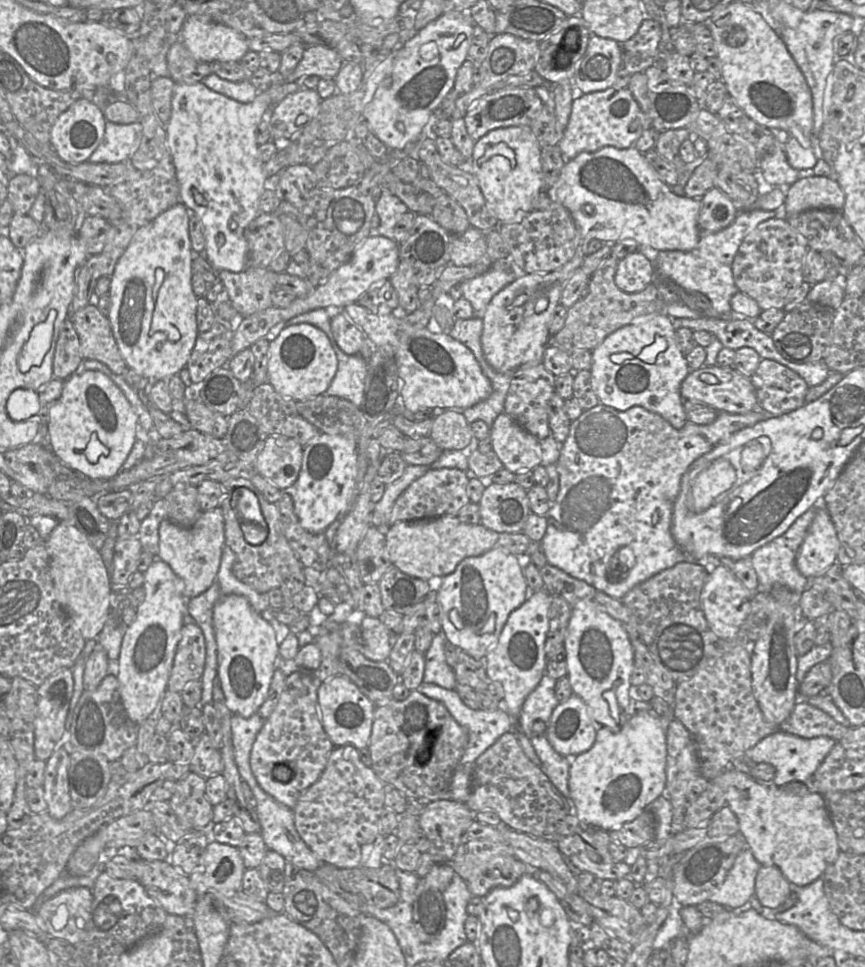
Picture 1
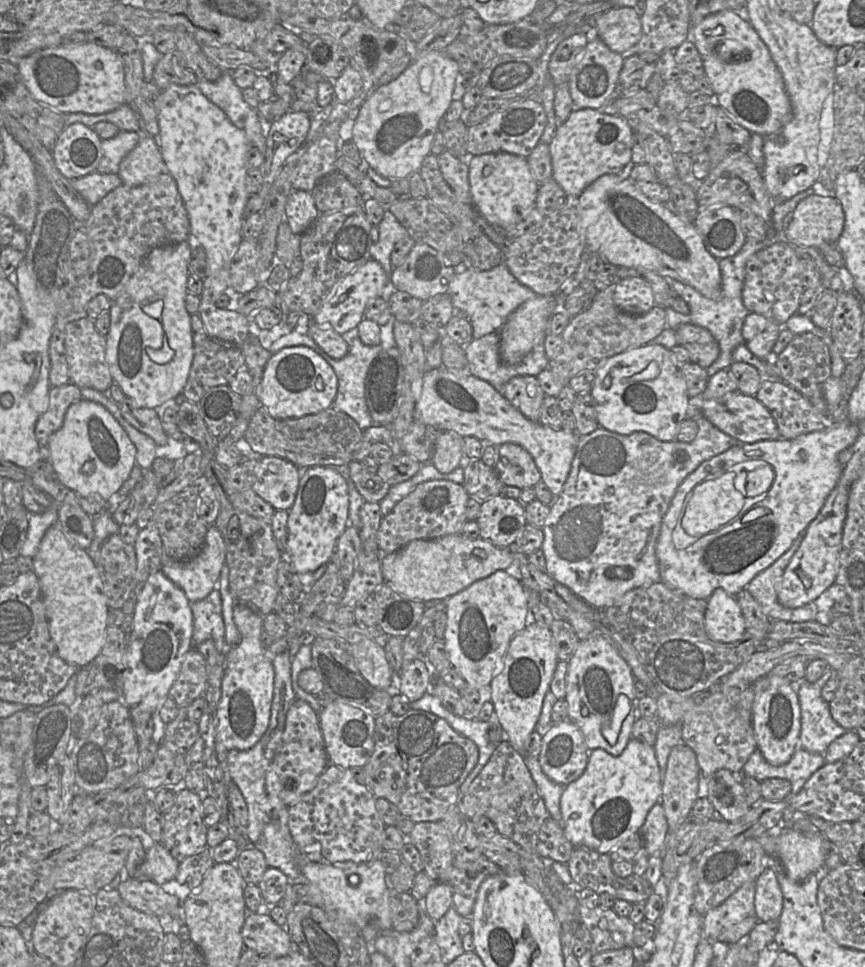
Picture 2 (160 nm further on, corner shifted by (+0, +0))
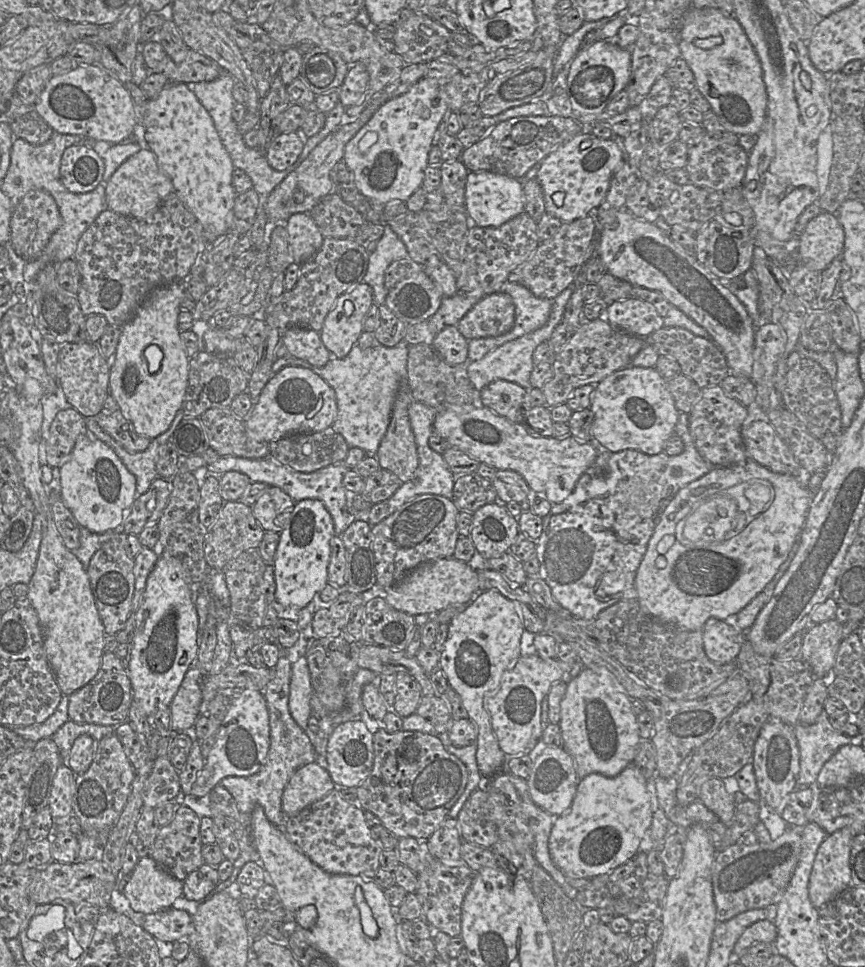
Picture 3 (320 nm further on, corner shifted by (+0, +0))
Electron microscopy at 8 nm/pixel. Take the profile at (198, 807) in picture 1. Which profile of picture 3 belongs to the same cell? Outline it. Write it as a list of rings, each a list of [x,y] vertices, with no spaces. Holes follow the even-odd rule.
[[[185,804],[180,805],[172,821],[160,827],[156,840],[149,849],[149,855],[156,863],[180,881],[184,881],[190,873],[204,864],[201,819],[192,808]]]

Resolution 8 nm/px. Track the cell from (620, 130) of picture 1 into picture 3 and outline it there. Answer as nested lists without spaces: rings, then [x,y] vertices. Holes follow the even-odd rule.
[[[582,131],[548,154],[538,165],[536,174],[544,193],[545,212],[562,223],[593,214],[605,198],[612,176],[624,162],[619,140],[600,139]]]

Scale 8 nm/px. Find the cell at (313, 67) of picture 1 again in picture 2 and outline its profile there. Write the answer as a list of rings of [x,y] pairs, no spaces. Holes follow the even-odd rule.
[[[172,85],[161,92],[158,100],[158,125],[158,146],[166,171],[175,180],[187,211],[190,222],[190,237],[192,241],[200,243],[206,252],[207,274],[203,280],[198,314],[208,337],[241,347],[250,339],[249,317],[237,310],[218,308],[216,299],[230,285],[230,263],[242,240],[241,228],[245,206],[249,198],[245,186],[248,173],[247,153],[251,145],[245,132],[237,128],[218,106],[202,94],[196,85]]]

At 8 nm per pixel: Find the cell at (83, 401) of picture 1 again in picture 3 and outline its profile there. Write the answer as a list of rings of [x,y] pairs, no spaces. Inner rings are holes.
[[[90,433],[80,436],[69,460],[60,470],[60,494],[80,527],[97,534],[115,530],[123,523],[136,497],[136,480],[114,450]]]

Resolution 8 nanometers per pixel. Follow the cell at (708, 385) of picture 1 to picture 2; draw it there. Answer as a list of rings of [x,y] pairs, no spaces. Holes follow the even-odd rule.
[[[738,390],[716,399],[702,401],[700,397],[700,411],[714,426],[731,436],[737,443],[751,444],[781,438],[769,410],[755,396],[743,394]]]

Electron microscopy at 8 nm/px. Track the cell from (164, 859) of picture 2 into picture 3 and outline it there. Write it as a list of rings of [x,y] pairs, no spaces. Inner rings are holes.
[[[149,854],[139,859],[138,864],[130,874],[129,881],[123,892],[131,908],[135,912],[145,915],[170,908],[177,898],[184,896],[183,881],[178,880],[163,869]]]

